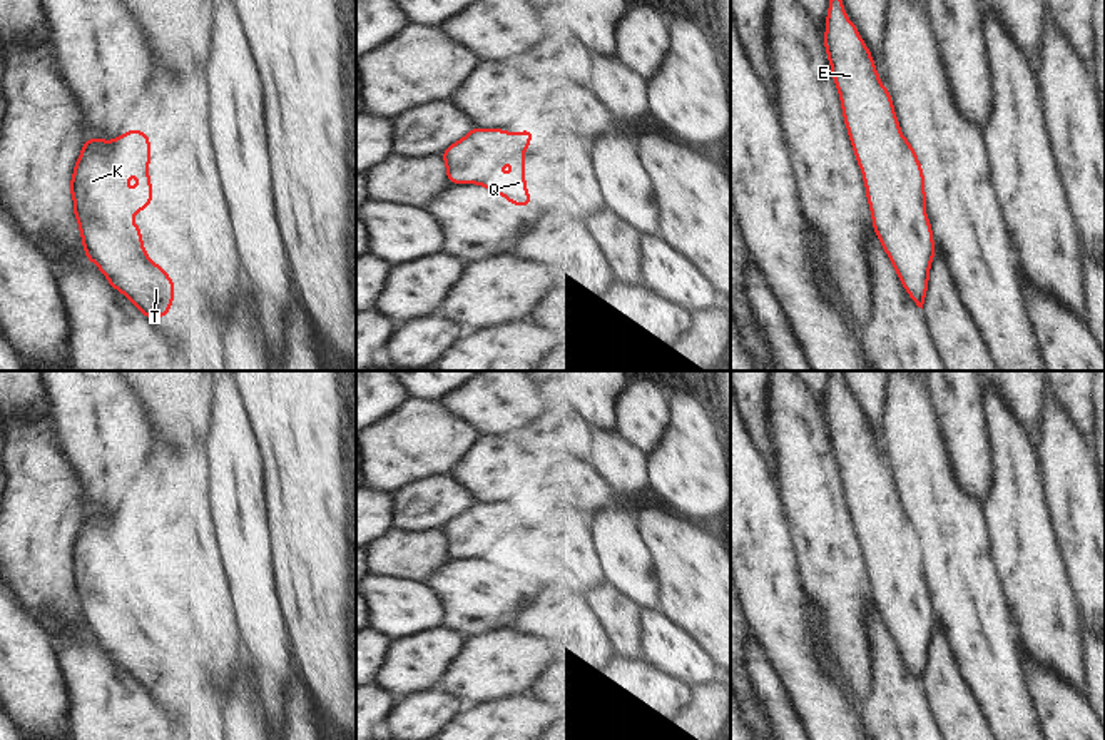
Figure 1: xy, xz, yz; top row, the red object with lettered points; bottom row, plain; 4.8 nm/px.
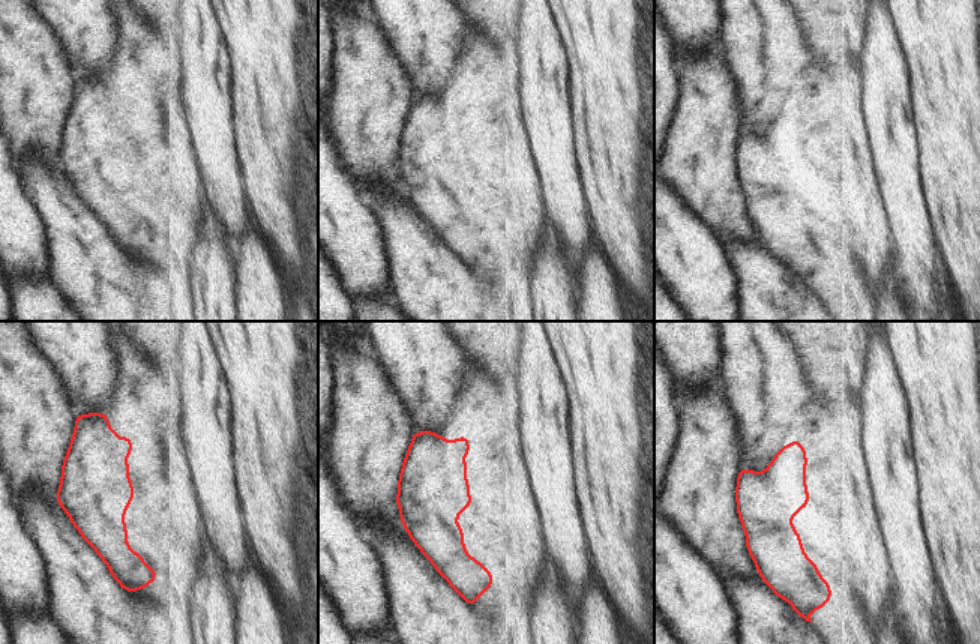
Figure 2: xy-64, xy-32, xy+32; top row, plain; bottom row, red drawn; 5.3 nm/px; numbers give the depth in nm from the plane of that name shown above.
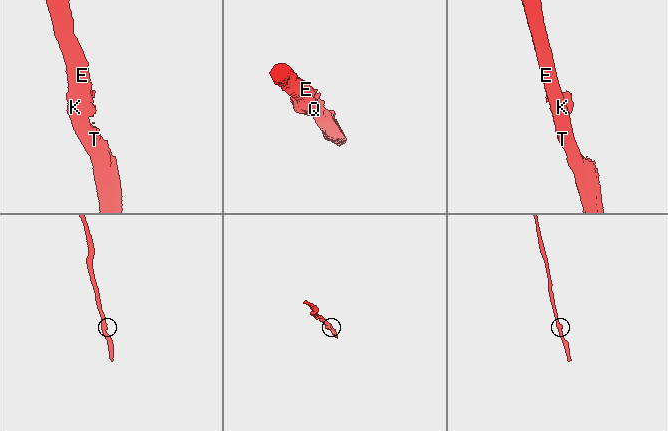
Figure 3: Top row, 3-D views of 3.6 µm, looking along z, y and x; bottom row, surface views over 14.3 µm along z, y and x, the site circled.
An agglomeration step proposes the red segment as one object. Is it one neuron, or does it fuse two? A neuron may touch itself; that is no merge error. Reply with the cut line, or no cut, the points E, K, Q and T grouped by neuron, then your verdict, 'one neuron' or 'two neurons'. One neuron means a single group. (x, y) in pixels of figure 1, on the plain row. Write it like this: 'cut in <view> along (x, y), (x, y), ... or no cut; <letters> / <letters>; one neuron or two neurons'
no cut; E K Q T; one neuron

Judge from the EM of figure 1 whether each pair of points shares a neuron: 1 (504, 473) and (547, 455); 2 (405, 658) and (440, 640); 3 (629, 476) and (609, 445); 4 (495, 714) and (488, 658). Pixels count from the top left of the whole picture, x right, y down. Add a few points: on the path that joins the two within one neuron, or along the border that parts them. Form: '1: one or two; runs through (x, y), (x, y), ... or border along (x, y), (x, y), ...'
1: two; border along (520, 446), (539, 466)
2: one; runs through (413, 658), (422, 658), (432, 648)
3: one; runs through (626, 468), (612, 453)
4: two; border along (525, 692), (462, 705)

